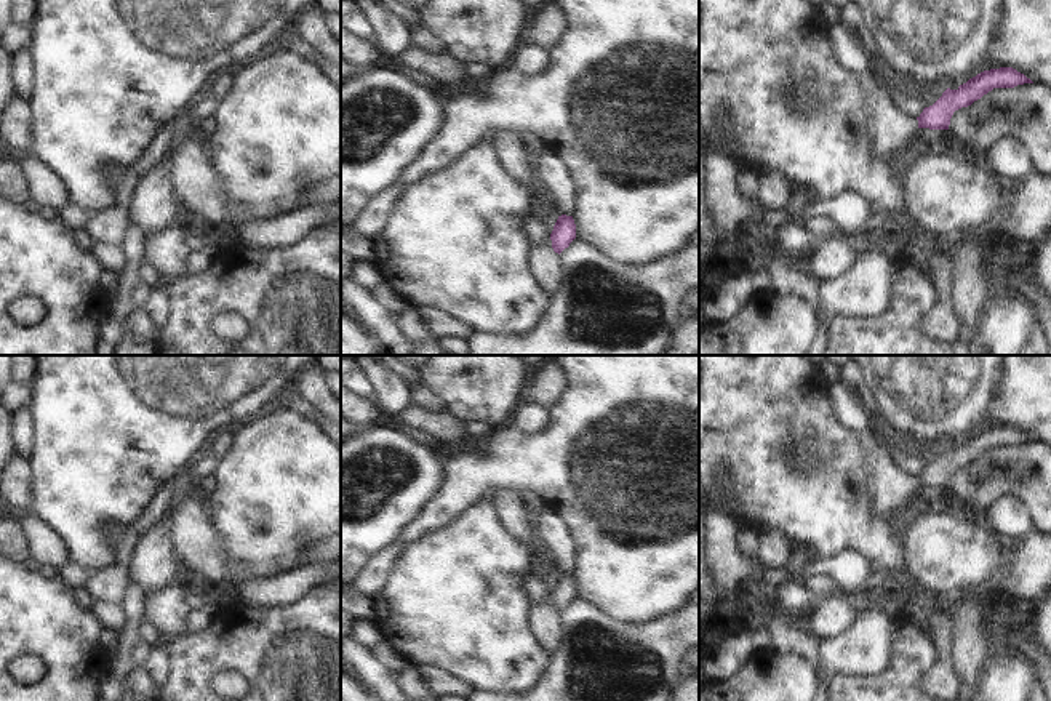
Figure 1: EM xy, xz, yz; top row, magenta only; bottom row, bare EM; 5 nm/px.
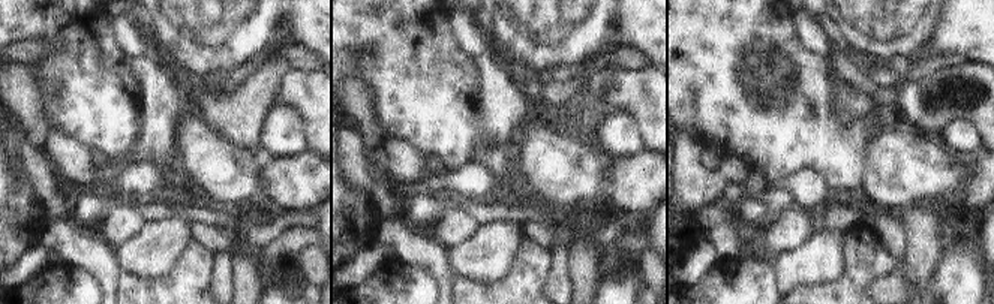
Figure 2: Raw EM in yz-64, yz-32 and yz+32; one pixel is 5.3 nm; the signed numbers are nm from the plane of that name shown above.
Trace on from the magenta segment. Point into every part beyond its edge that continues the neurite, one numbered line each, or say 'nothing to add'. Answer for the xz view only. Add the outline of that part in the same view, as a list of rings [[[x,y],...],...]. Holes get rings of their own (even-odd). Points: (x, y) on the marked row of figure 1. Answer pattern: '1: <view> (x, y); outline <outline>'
1: xz (549, 170); outline [[[545,149],[533,158],[534,179],[555,198],[557,210],[573,216],[576,186],[566,165]]]

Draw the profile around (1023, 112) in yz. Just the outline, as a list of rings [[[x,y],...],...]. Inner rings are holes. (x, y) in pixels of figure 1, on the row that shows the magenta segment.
[[[1024,83],[1014,88],[993,88],[968,107],[953,112],[947,130],[960,149],[971,149],[977,160],[1001,139],[1016,139],[1029,152],[1035,171],[1051,178],[1051,88],[1037,83]]]

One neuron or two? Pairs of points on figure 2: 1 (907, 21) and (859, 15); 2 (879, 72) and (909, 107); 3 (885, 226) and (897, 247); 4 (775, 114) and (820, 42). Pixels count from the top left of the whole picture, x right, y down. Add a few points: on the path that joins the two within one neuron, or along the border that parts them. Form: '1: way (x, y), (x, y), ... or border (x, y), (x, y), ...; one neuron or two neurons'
1: way (895, 15), (871, 15); one neuron
2: way (889, 77), (909, 96); one neuron
3: way (889, 231), (895, 243); one neuron
4: border (795, 21), (802, 44), (826, 57); two neurons

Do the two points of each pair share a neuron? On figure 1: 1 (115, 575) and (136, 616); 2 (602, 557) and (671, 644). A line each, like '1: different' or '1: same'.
1: different
2: different

